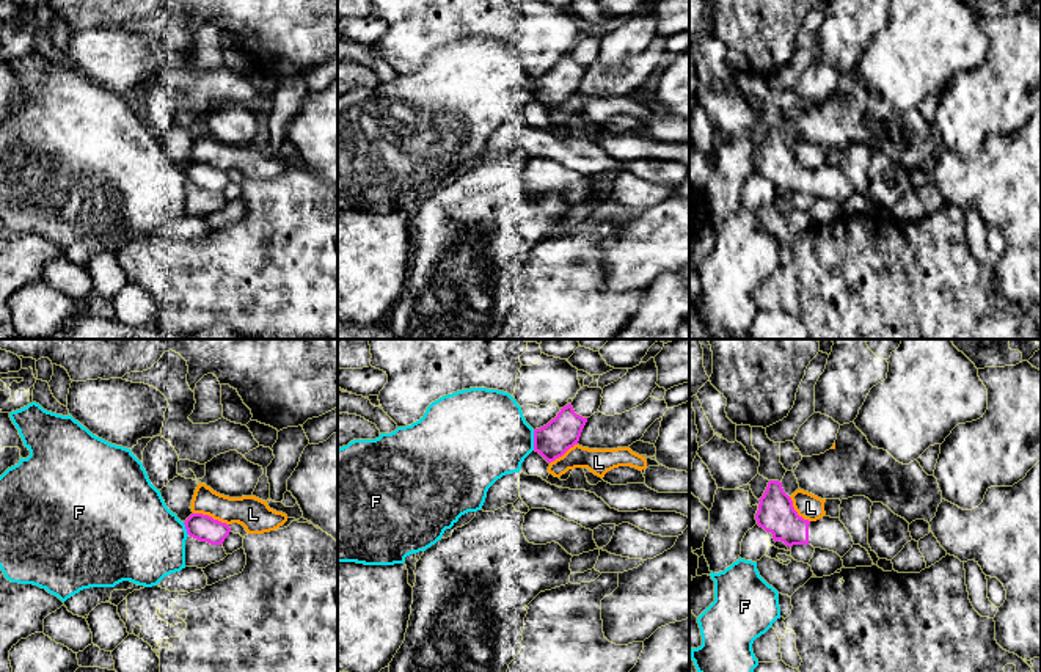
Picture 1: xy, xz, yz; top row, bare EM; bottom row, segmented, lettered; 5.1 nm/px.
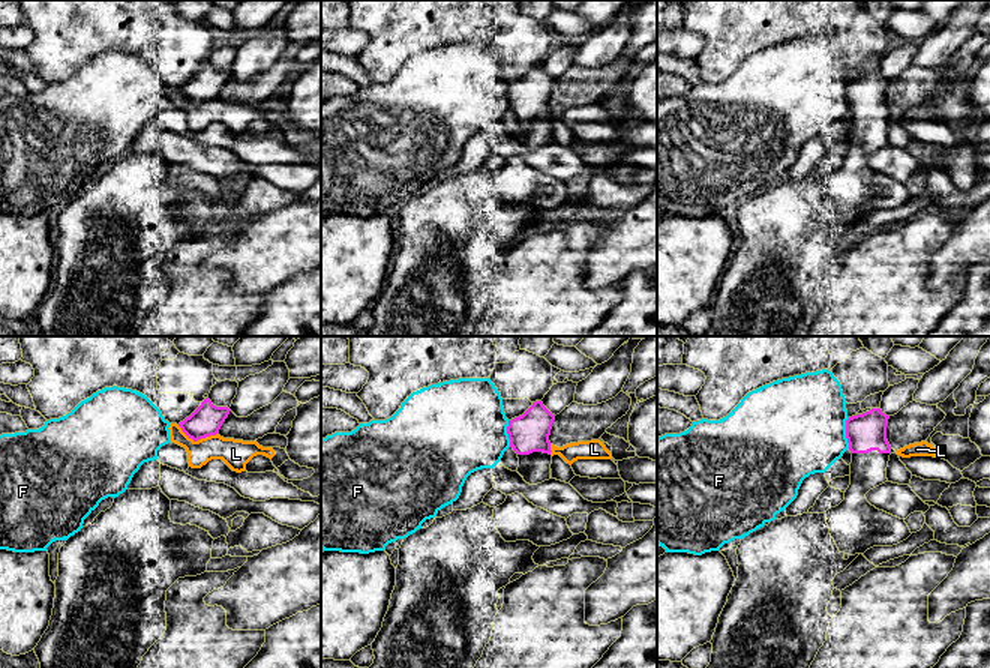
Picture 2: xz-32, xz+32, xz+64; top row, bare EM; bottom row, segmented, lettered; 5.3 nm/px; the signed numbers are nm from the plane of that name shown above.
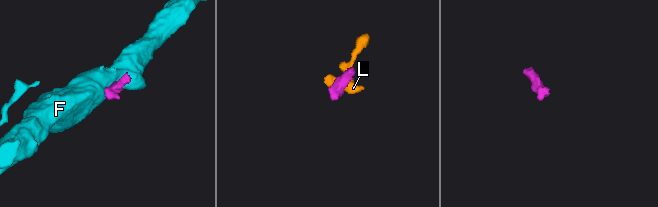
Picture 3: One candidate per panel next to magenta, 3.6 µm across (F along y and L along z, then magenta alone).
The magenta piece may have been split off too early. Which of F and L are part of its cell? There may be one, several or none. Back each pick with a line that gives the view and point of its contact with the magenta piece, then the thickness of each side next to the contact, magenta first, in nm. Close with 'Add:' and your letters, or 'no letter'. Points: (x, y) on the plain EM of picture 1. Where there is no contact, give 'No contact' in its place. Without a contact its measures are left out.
Add: no letter

